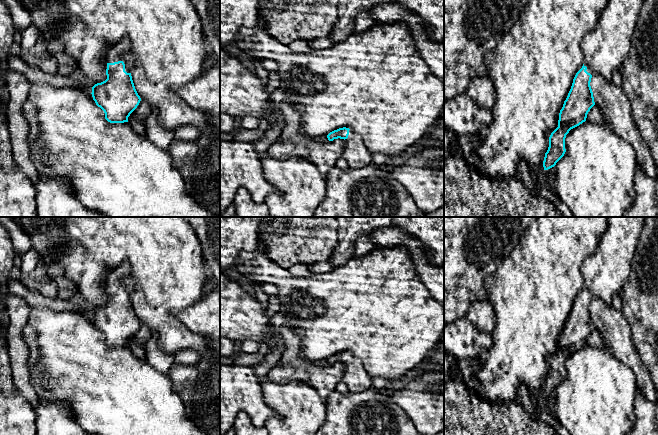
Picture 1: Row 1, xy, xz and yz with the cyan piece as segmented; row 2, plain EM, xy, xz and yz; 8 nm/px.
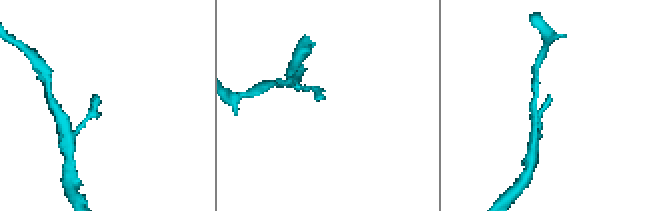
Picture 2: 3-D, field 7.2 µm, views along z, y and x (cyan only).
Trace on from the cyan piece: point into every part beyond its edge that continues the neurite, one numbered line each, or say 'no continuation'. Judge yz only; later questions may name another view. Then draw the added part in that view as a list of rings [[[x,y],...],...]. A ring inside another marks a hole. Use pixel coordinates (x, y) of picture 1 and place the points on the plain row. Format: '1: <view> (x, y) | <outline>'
1: yz (604, 273) | [[[608,217],[608,228],[603,234],[594,254],[581,266],[584,278],[584,290],[592,300],[599,298],[612,305],[615,294],[621,293],[629,271],[637,239],[644,225],[645,217]]]

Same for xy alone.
1: xy (115, 278) | [[[127,262],[120,264],[110,272],[107,279],[107,287],[122,285],[122,280],[130,274],[130,266]]]

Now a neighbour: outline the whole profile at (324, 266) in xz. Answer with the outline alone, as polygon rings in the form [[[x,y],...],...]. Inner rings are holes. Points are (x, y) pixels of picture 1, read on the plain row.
[[[321,261],[315,264],[307,265],[308,269],[313,273],[329,273],[334,269],[334,266],[330,263],[330,261]]]

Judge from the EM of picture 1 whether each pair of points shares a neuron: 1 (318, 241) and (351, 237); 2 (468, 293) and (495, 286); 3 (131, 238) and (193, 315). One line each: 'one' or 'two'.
1: two
2: two
3: two

